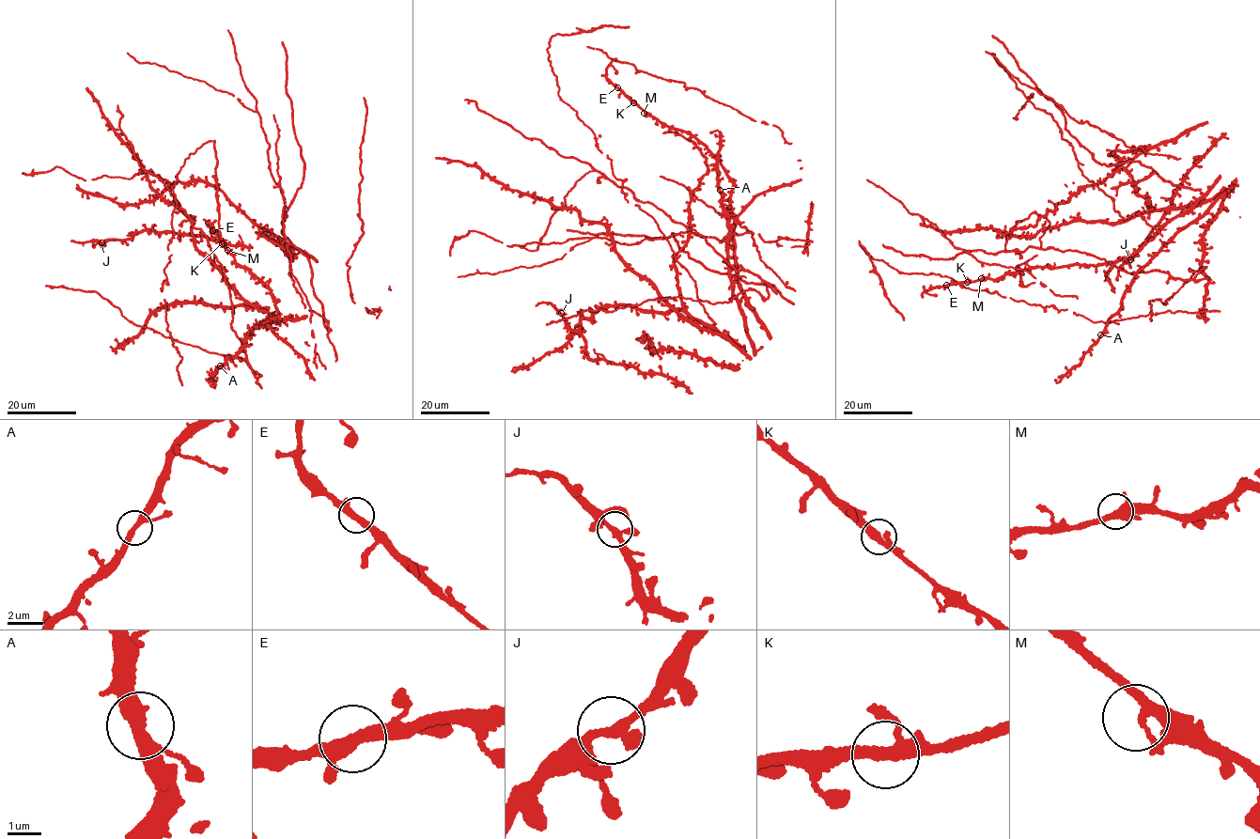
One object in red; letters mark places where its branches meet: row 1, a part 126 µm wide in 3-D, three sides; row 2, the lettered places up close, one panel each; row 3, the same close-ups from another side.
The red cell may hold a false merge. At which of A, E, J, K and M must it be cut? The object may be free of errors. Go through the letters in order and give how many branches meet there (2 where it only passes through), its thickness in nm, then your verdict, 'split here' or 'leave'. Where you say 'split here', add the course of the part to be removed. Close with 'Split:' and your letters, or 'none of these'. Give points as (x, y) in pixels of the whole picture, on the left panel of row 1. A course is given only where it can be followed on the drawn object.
A: 3 branches meet; 280 nm thick; leave
E: 3 branches meet; 320 nm thick; leave
J: 3 branches meet; 260 nm thick; leave
K: 3 branches meet; 320 nm thick; leave
M: 3 branches meet; 280 nm thick; leave
Split: none of these

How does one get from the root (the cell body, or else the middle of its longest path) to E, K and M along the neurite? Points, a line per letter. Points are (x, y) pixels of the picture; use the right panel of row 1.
E: (1086, 265), (1039, 267), (1005, 273), (1000, 279), (946, 285)
K: (1086, 265), (1039, 267), (1005, 273), (1000, 279), (967, 283)
M: (1086, 265), (1039, 267), (1005, 273), (1000, 279), (981, 278)

